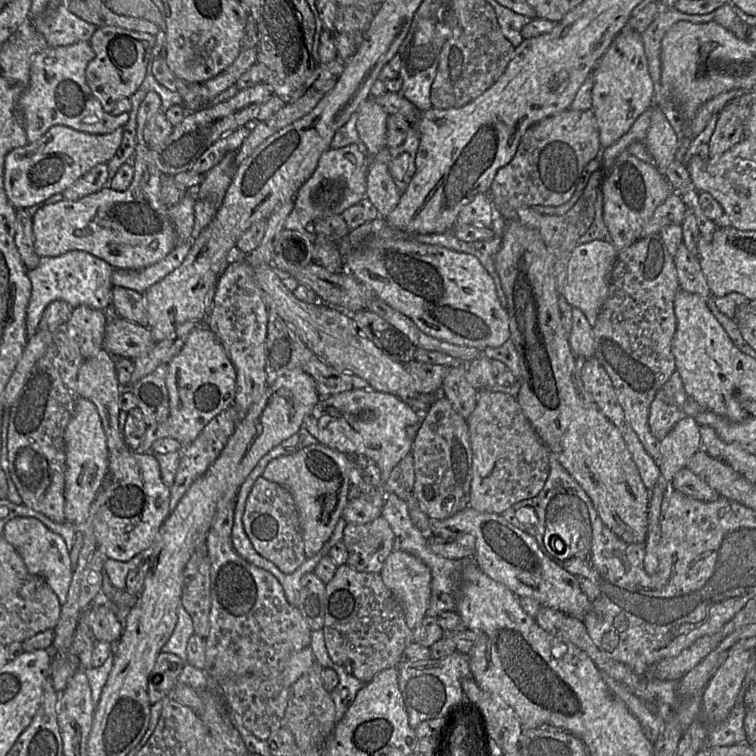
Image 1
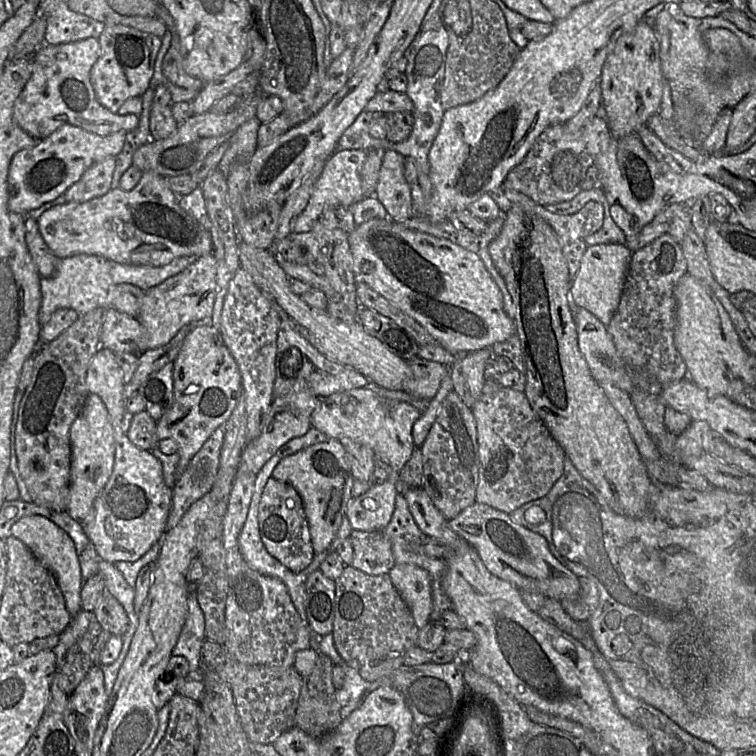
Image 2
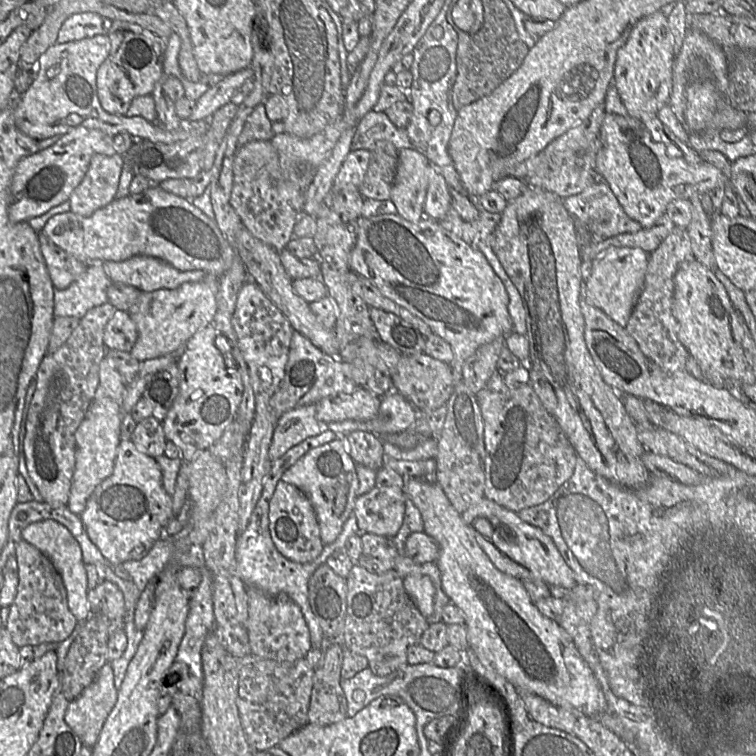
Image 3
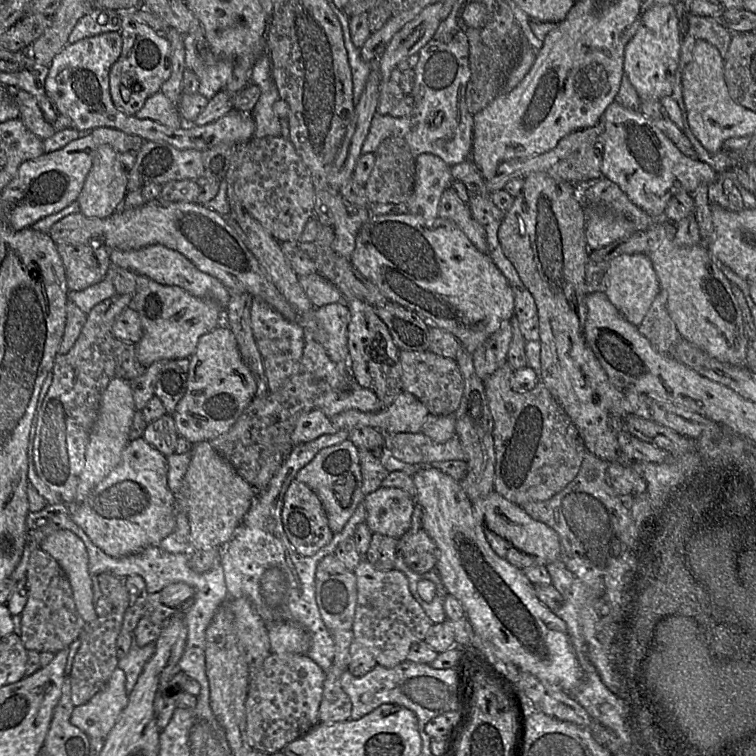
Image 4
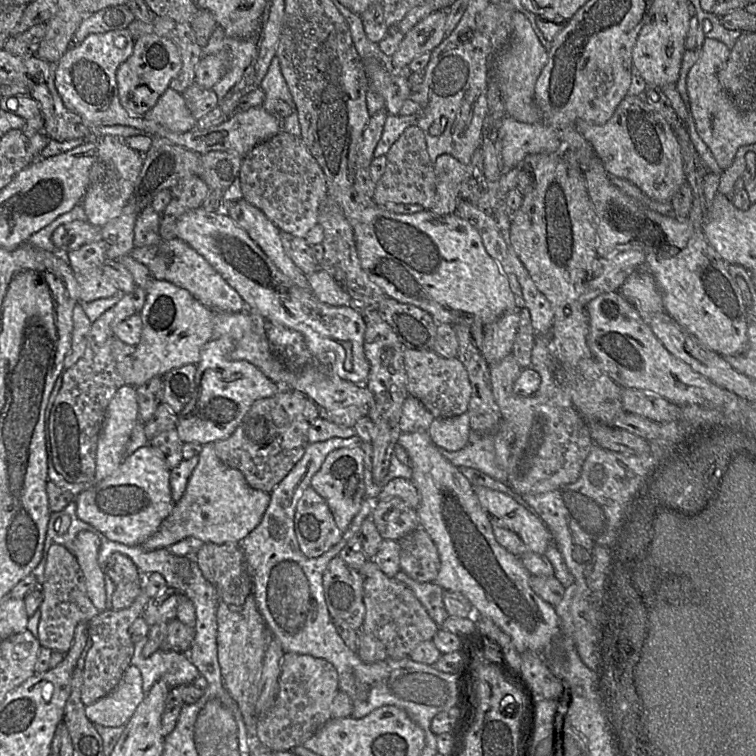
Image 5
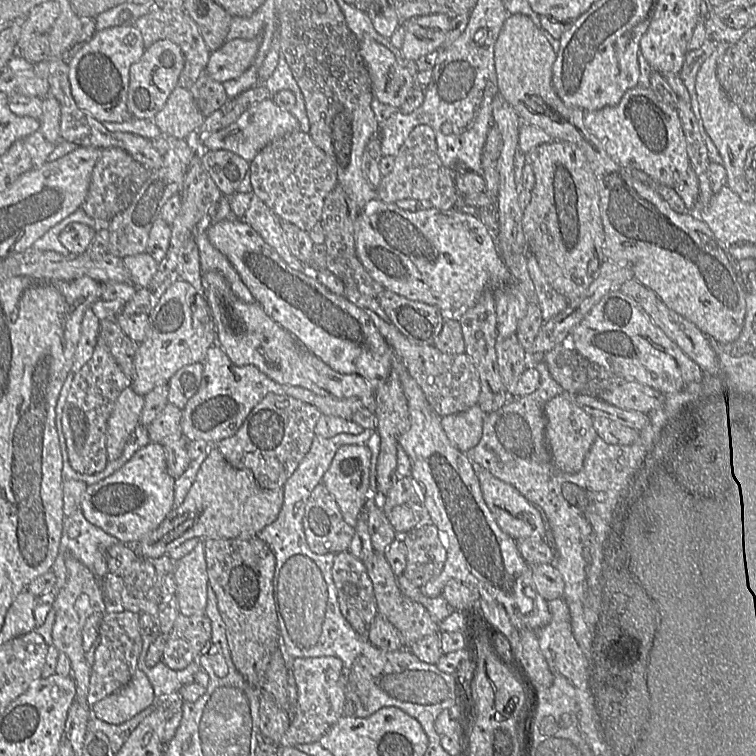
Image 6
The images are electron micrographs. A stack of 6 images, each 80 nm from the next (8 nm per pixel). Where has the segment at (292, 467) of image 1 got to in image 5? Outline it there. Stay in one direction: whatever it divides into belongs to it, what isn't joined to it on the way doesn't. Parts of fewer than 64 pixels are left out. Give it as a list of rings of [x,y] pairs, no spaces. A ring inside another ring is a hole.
[[[343,447],[333,450],[311,480],[311,487],[327,502],[337,527],[345,532],[359,512],[365,499],[365,453],[361,447]]]

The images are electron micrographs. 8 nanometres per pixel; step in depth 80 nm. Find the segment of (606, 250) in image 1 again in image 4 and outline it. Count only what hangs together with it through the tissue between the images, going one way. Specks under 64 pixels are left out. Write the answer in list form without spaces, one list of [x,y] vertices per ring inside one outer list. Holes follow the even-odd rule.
[[[622,254],[609,264],[605,274],[604,293],[623,317],[635,326],[639,326],[655,297],[661,290],[658,277],[646,254]]]

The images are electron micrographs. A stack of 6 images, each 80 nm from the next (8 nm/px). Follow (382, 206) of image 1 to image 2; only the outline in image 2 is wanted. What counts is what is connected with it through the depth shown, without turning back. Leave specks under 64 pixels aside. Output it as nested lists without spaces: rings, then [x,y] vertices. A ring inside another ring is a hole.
[[[386,150],[374,196],[387,211],[387,217],[404,222],[414,216],[411,187],[404,176],[405,157]]]

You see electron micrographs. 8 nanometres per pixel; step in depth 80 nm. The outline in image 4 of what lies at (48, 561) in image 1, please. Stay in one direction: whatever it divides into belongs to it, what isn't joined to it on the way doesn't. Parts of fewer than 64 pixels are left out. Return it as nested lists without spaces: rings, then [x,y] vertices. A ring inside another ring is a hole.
[[[58,529],[47,535],[40,547],[63,568],[73,592],[76,609],[86,623],[97,618],[93,576],[83,540],[71,530]]]

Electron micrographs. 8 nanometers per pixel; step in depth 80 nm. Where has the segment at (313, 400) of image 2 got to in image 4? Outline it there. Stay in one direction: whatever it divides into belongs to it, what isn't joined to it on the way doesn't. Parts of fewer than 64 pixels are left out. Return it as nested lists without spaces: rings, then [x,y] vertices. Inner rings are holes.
[[[312,409],[301,415],[291,439],[295,446],[311,442],[322,435],[335,434],[340,431],[321,410]]]

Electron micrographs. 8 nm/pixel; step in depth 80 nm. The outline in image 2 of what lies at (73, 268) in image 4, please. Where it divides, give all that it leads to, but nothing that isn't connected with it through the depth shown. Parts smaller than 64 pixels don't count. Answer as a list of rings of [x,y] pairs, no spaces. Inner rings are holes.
[[[25,215],[25,241],[29,253],[41,277],[51,277],[58,266],[54,255],[42,238],[36,220]]]

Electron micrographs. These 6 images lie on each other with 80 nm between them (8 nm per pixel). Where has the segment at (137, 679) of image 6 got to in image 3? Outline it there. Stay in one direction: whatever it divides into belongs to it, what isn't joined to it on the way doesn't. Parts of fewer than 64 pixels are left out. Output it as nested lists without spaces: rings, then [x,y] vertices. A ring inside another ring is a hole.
[[[110,663],[99,671],[94,681],[75,700],[69,702],[64,719],[85,747],[93,748],[103,725],[118,698]]]

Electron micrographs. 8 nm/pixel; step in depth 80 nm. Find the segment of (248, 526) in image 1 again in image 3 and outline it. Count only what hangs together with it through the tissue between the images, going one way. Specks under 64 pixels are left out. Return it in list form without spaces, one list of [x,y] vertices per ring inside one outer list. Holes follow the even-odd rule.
[[[280,481],[269,502],[269,531],[277,550],[287,559],[304,564],[316,559],[324,549],[315,510],[305,493]]]

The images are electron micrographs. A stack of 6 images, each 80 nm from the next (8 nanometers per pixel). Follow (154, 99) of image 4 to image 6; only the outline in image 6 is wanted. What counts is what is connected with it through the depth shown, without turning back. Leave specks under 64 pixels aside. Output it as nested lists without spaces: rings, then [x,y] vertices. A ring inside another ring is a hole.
[[[177,86],[163,109],[152,119],[162,134],[179,140],[192,140],[199,132],[205,116],[200,112],[188,89]]]

